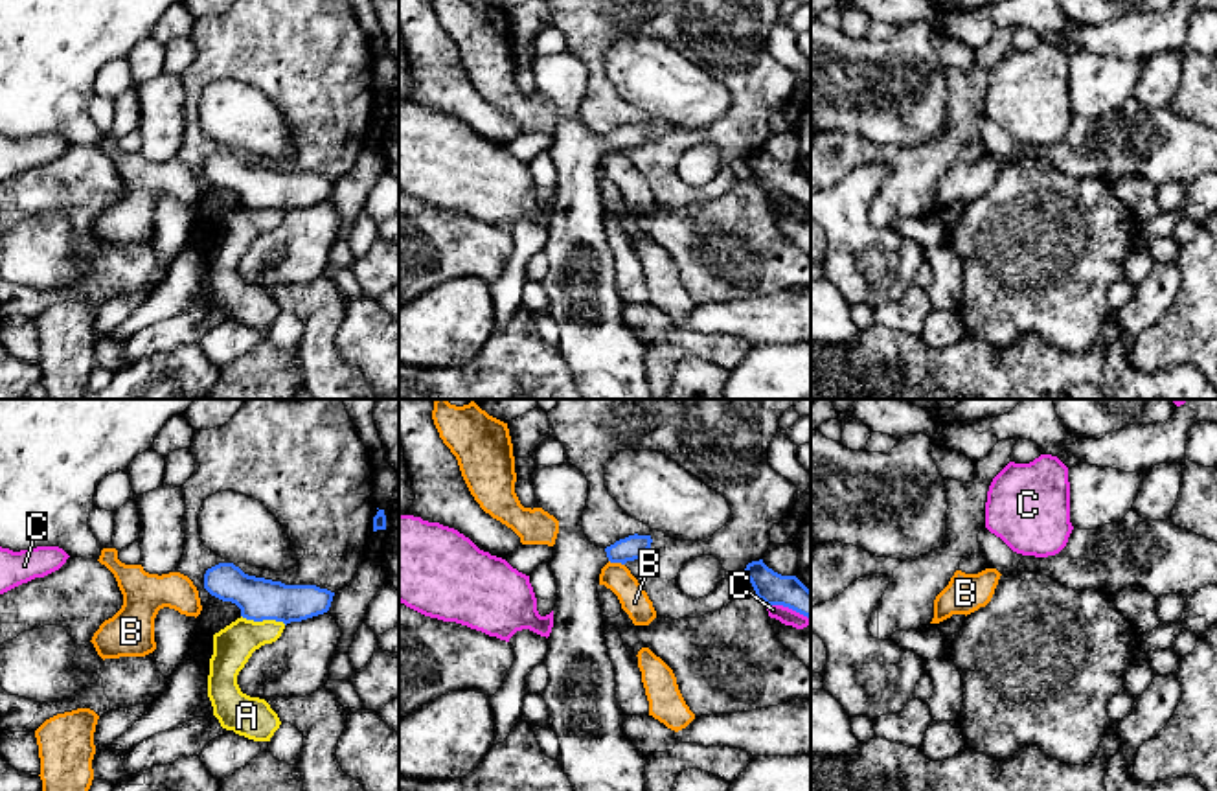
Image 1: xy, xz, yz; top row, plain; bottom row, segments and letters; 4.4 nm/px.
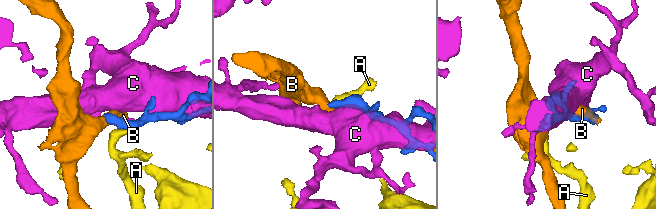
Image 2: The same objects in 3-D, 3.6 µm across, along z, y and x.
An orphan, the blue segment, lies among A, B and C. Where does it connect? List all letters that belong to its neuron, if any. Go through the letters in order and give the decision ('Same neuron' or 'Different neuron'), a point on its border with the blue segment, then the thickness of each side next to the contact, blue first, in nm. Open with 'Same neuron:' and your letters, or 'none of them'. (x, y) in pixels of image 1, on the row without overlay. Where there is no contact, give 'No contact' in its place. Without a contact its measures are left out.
Same neuron: none of them
A: Different neuron. Touches blue at xy (263, 206). Thickness 190 nm (blue) against 180 nm
B: Different neuron. Touches blue at xz (616, 149). Thickness 110 nm (blue) against 120 nm
C: Different neuron. Touches blue at xz (789, 195). Thickness 140 nm (blue) against 70 nm

